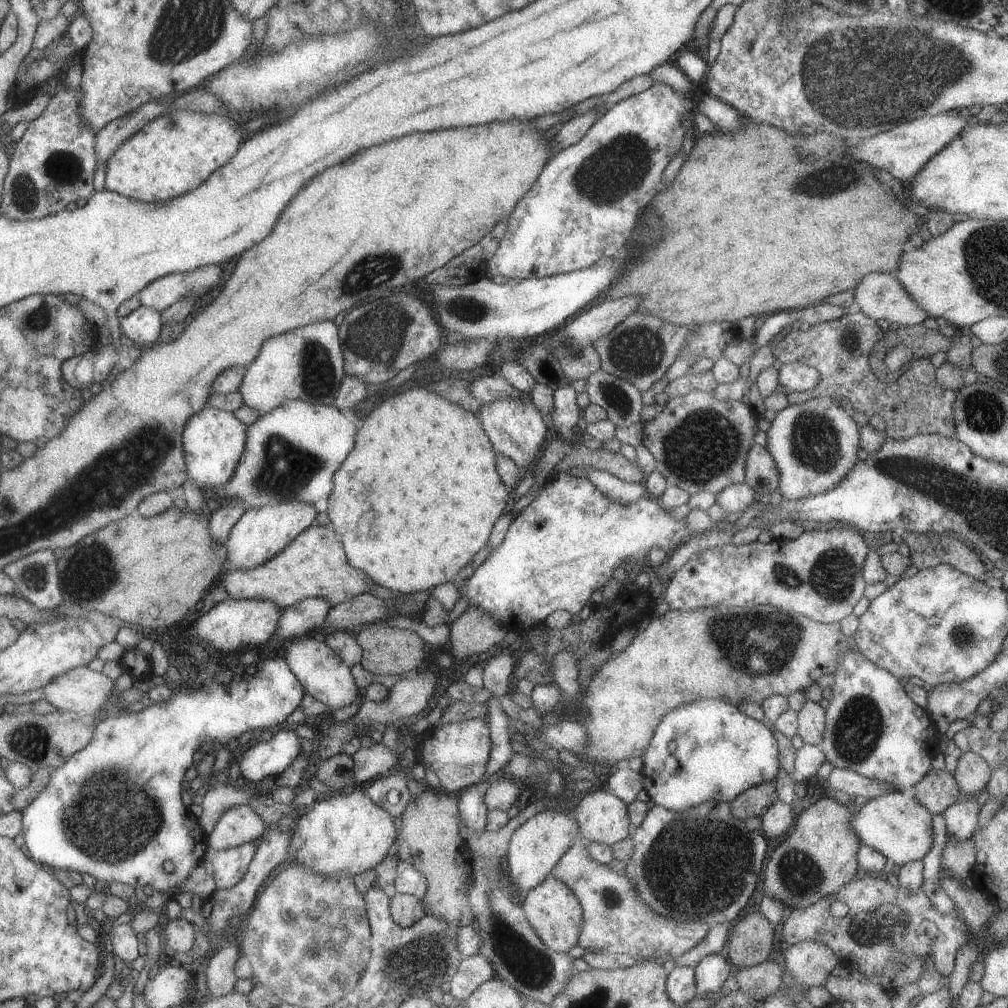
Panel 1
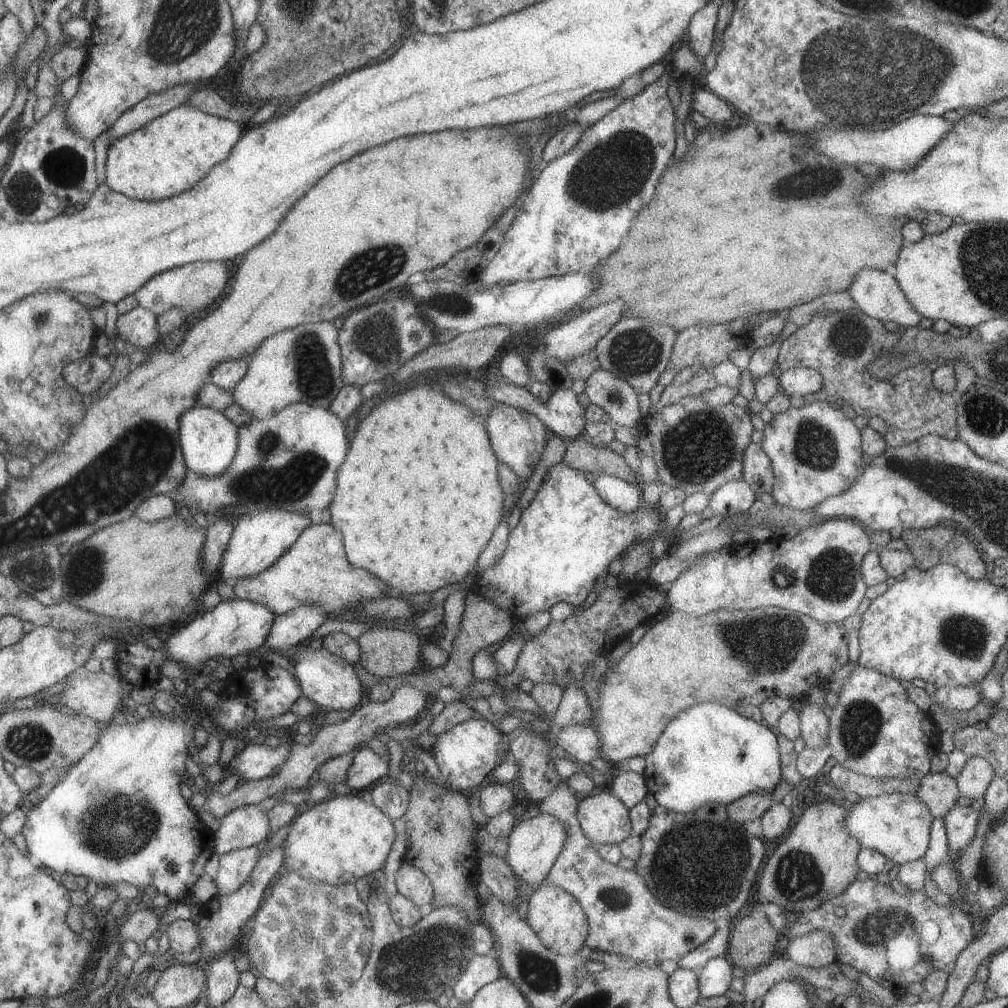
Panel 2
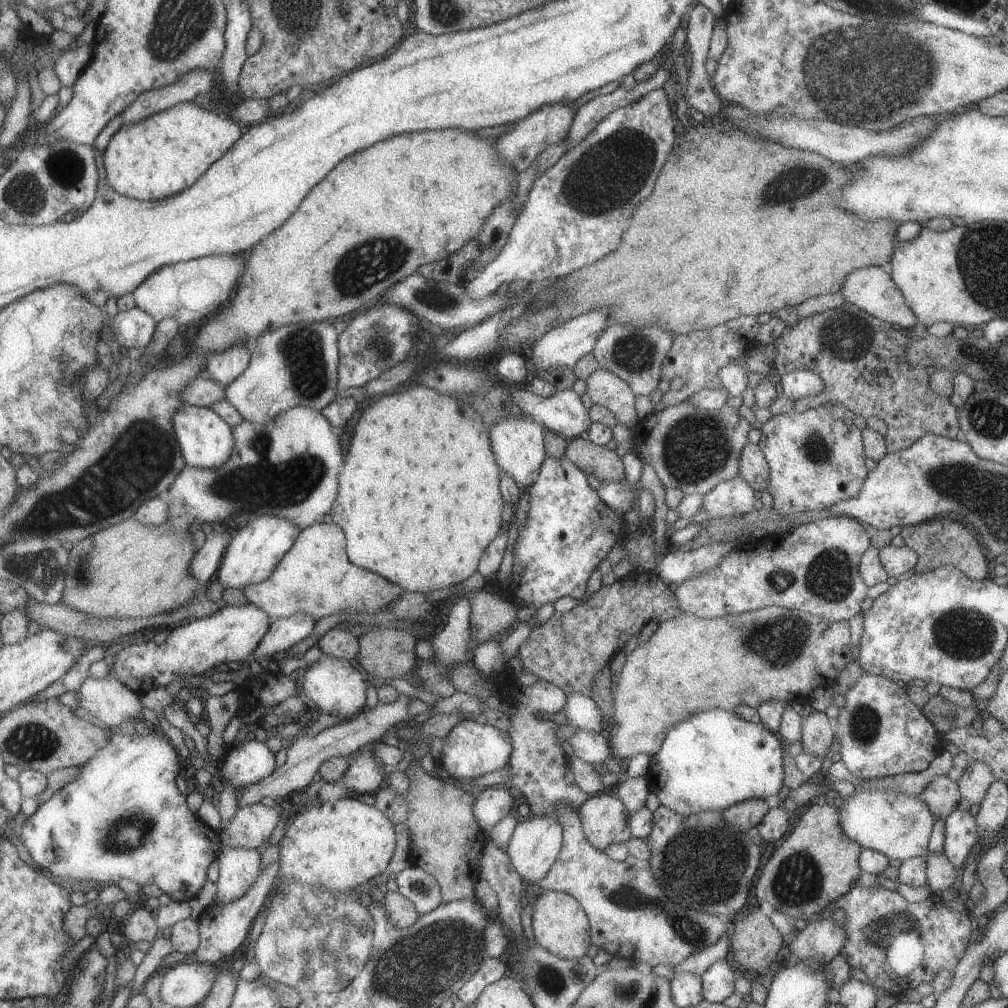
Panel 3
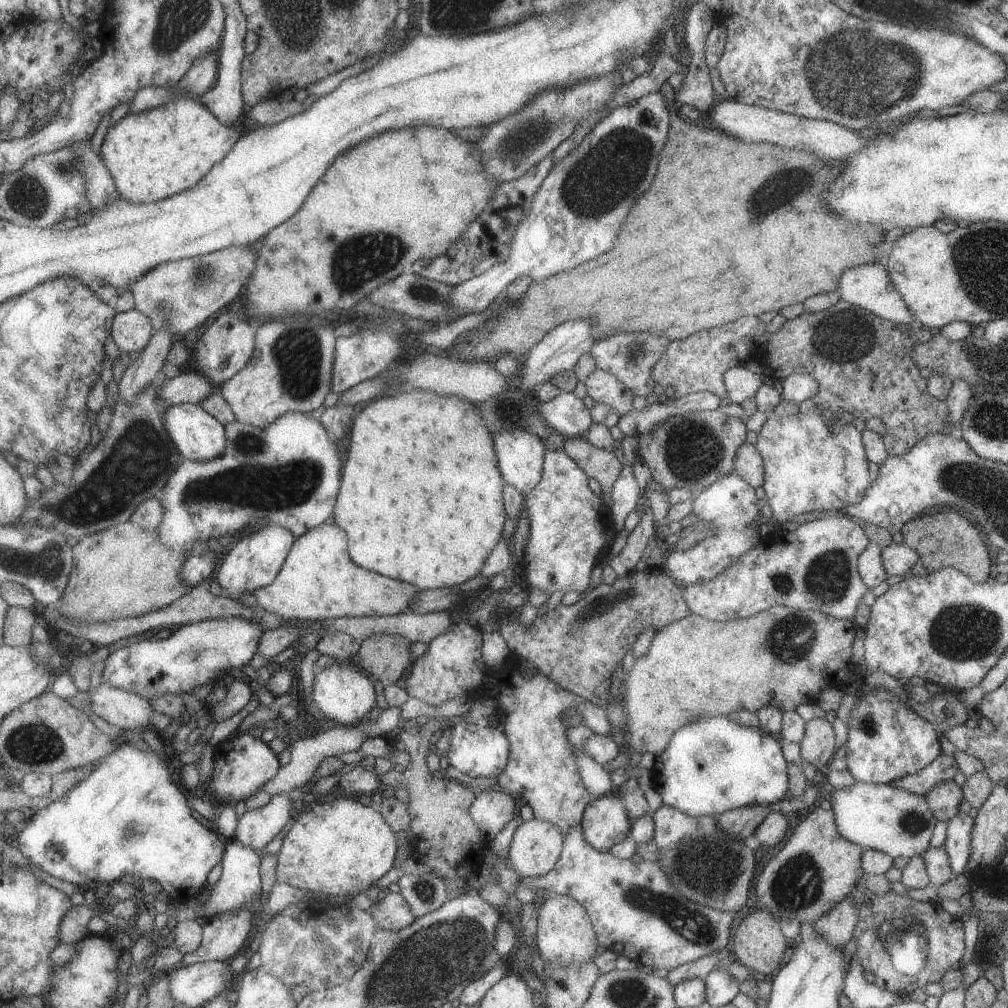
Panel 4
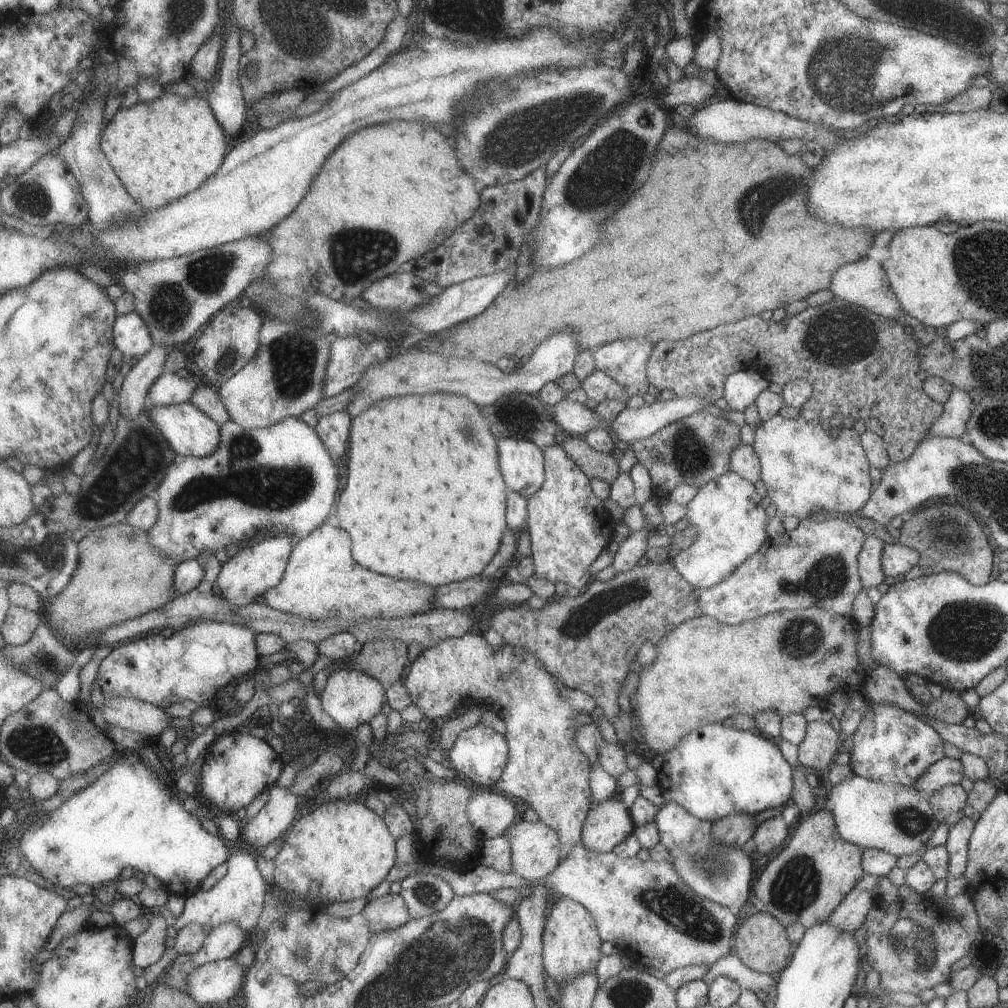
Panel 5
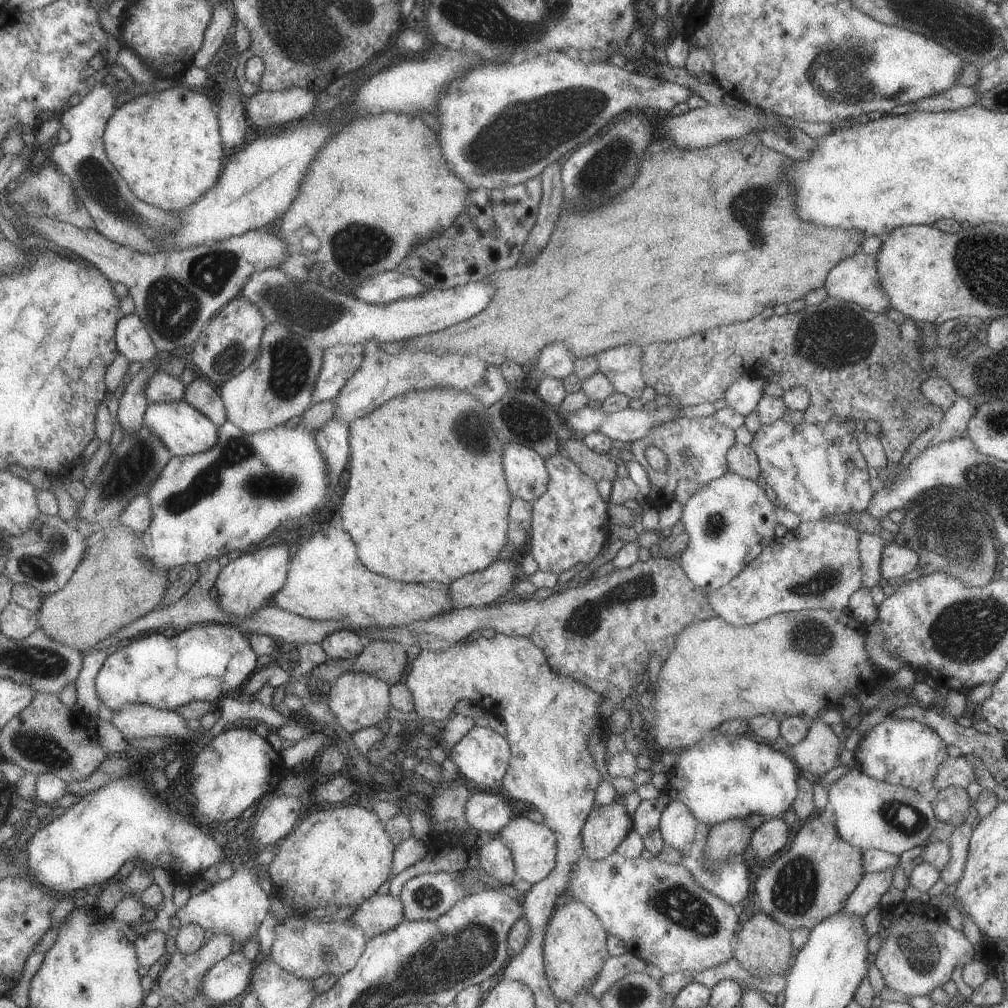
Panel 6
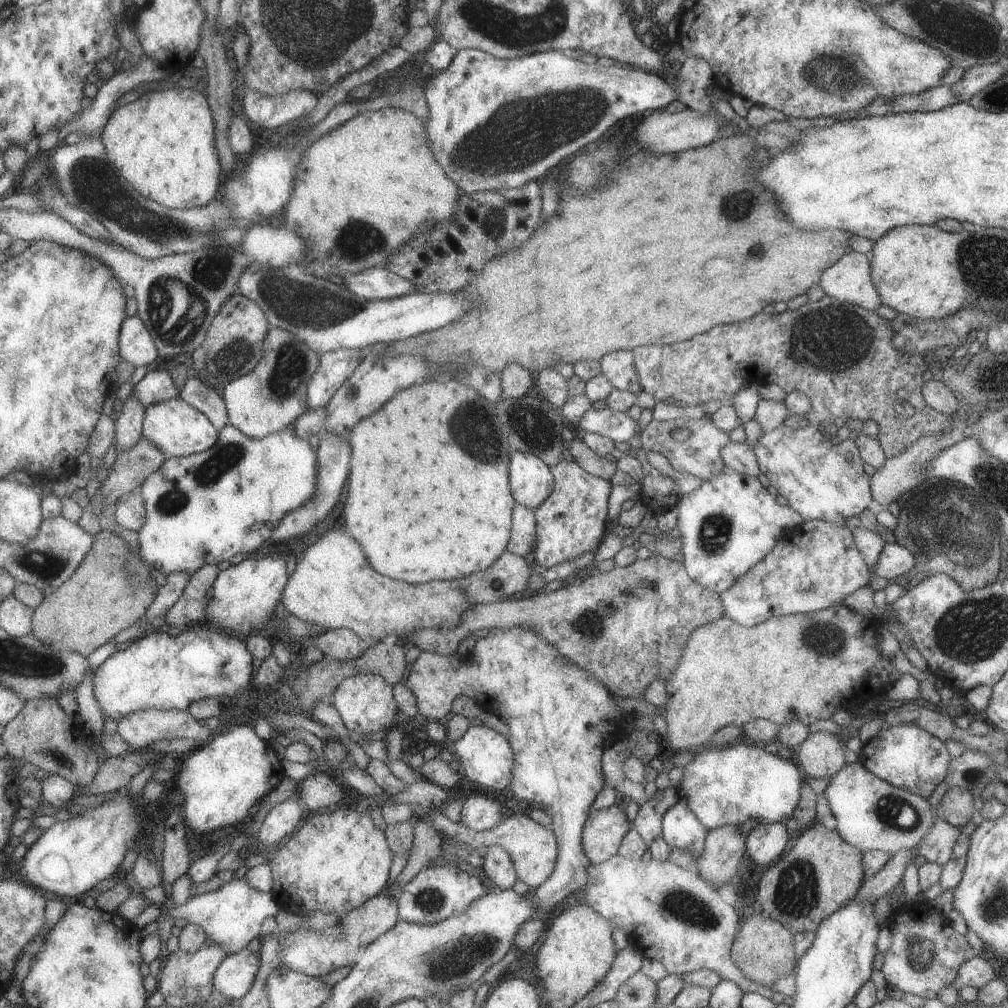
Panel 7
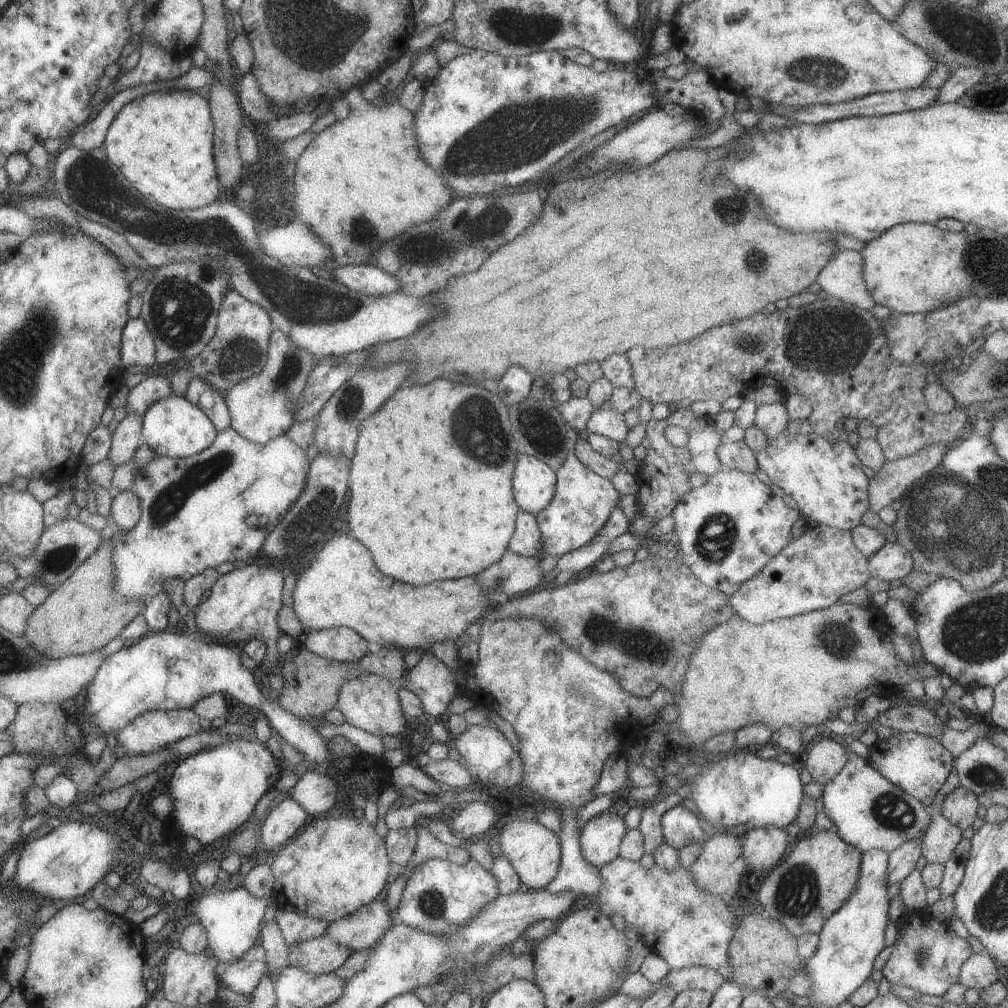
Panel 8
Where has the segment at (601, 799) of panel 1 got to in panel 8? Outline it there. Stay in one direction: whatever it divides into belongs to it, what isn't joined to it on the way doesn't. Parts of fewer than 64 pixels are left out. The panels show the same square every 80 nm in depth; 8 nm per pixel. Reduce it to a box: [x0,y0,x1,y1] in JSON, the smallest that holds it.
[579,814,627,869]

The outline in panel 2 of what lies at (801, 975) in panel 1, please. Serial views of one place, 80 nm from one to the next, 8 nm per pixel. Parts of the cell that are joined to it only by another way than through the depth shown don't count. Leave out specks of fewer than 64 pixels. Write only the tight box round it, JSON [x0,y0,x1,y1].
[785,929,836,968]

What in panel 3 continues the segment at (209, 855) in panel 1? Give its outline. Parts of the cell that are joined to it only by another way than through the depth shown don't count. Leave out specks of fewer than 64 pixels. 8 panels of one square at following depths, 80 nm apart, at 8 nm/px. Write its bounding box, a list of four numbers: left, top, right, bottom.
[212,848,260,904]

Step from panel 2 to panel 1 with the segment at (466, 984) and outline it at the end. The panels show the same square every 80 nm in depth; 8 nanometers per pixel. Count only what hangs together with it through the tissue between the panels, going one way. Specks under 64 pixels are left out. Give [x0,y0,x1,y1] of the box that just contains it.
[449,955,494,1003]

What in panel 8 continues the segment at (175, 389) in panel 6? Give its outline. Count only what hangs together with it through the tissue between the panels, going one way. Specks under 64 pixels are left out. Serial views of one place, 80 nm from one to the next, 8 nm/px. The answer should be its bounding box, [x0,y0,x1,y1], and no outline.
[125,376,171,416]

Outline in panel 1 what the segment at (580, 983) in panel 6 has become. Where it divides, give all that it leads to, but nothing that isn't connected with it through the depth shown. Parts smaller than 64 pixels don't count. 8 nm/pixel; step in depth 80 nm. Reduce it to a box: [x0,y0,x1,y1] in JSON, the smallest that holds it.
[519,875,582,953]

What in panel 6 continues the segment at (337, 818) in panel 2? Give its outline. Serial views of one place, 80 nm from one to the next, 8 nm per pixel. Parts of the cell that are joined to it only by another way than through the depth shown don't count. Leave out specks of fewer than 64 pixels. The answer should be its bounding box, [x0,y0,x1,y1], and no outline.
[266,805,393,909]

